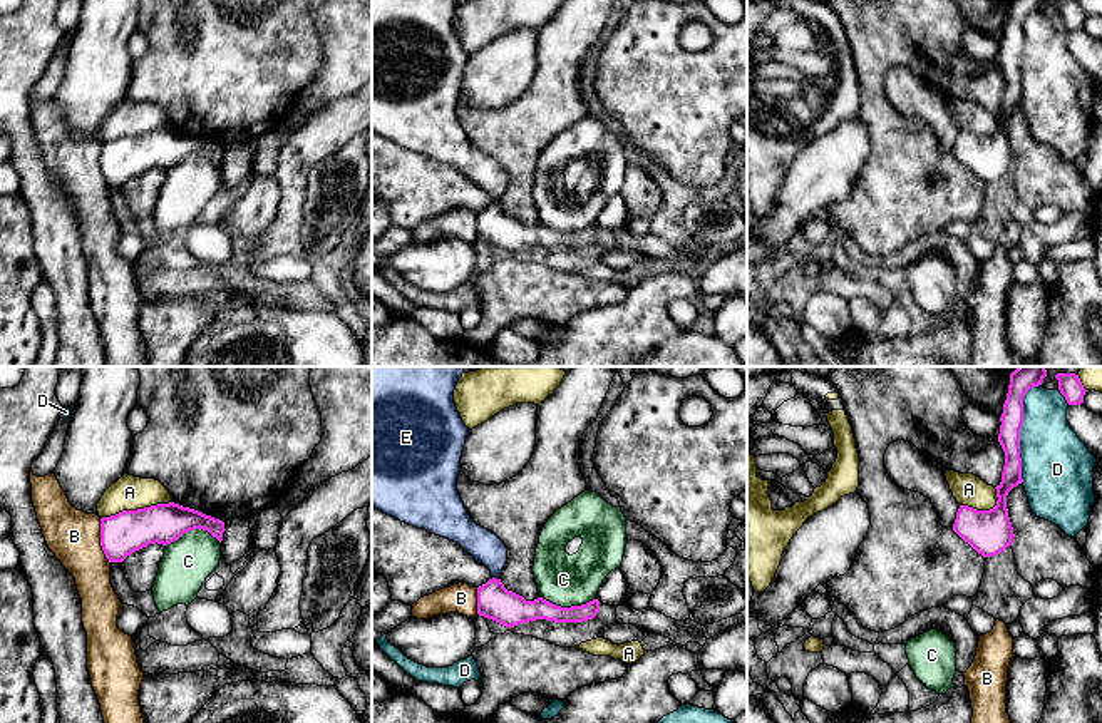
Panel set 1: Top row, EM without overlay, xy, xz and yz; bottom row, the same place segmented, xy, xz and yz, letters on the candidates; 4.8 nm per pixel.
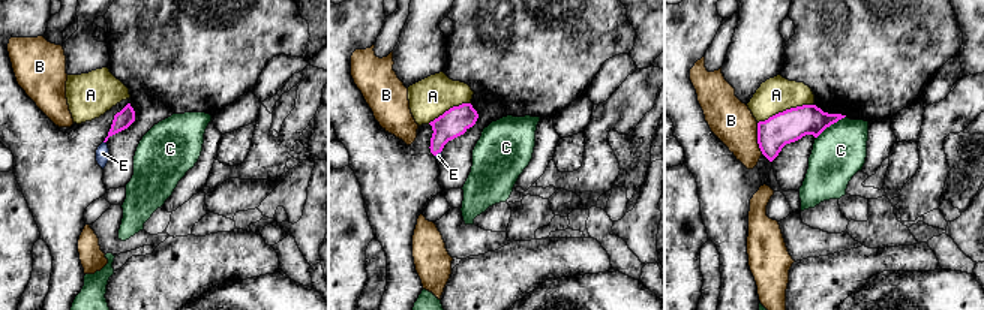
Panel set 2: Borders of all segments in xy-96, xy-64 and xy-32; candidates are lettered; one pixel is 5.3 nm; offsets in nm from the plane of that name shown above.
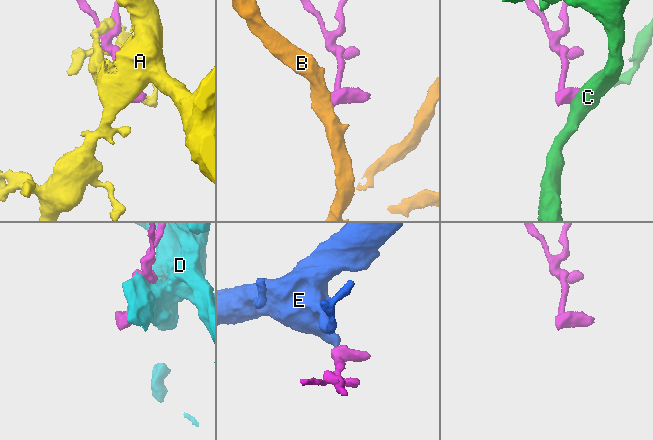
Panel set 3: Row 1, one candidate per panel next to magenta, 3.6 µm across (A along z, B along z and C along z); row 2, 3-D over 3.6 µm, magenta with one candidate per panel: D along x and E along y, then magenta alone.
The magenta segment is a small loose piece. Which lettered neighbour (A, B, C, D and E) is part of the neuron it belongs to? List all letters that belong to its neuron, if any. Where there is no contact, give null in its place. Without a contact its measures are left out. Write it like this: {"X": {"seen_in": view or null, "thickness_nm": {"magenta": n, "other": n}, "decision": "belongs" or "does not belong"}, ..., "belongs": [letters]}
{"A": {"seen_in": "xy", "thickness_nm": {"magenta": 200, "other": 170}, "decision": "does not belong"}, "B": {"seen_in": "xy", "thickness_nm": {"magenta": 200, "other": 260}, "decision": "does not belong"}, "C": {"seen_in": "xy", "thickness_nm": {"magenta": 190, "other": 240}, "decision": "does not belong"}, "D": {"seen_in": "yz", "thickness_nm": {"magenta": 110, "other": 340}, "decision": "does not belong"}, "E": {"seen_in": "xz", "thickness_nm": {"magenta": 170, "other": 150}, "decision": "belongs"}, "belongs": ["E"]}

